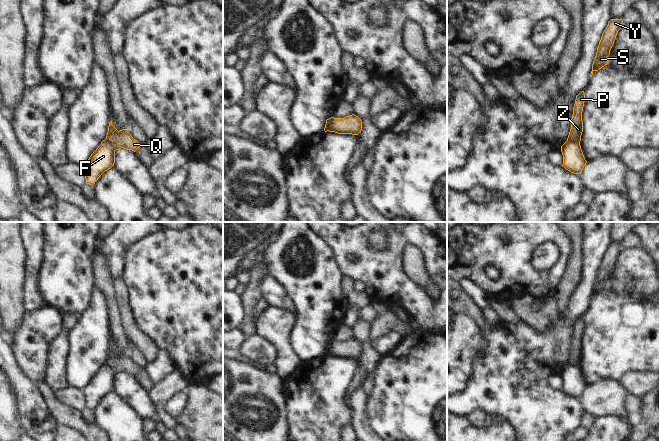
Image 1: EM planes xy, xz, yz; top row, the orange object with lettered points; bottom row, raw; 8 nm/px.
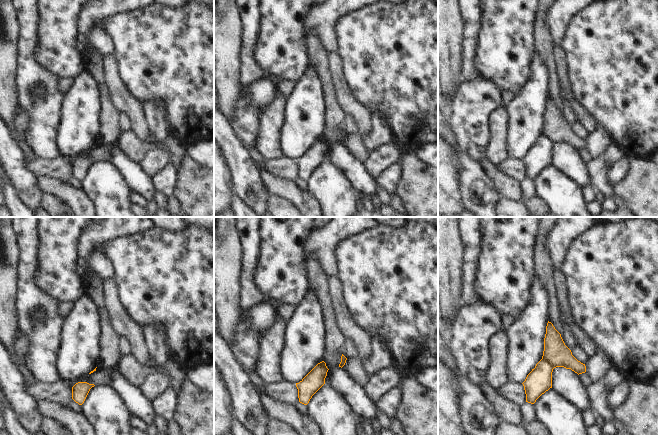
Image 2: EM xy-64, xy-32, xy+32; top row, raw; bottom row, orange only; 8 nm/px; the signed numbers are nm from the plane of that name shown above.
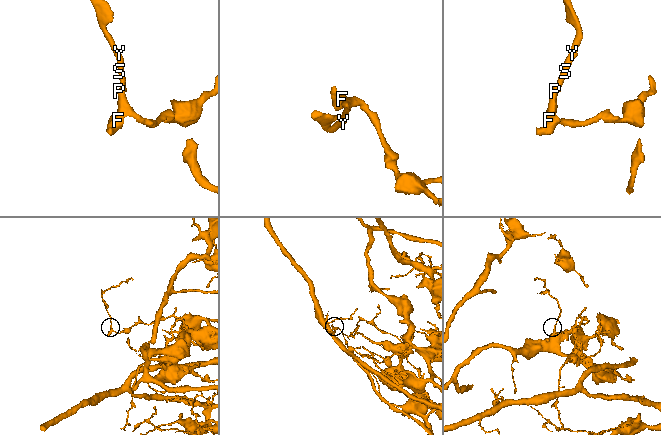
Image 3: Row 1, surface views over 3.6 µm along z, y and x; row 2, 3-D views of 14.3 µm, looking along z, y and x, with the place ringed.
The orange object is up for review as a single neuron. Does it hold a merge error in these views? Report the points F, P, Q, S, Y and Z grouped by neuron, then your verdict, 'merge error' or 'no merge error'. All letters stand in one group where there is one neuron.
F / P Q S Y Z; merge error

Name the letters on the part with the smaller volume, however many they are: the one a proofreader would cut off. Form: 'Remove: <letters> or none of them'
Remove: F

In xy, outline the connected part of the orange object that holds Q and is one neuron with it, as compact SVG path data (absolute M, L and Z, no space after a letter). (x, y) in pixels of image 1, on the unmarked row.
M112 345L109 346L105 364L112 368L115 375L124 372L135 376L140 371L140 367L131 360L127 353L118 355L112 349Z

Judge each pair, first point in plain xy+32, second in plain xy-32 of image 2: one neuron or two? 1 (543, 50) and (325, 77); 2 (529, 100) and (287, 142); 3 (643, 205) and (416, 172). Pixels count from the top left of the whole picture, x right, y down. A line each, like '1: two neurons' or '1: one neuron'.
1: one neuron
2: one neuron
3: one neuron

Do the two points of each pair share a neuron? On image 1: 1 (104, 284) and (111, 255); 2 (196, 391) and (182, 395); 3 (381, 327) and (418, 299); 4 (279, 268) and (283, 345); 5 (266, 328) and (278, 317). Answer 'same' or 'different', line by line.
1: different
2: different
3: different
4: different
5: same

